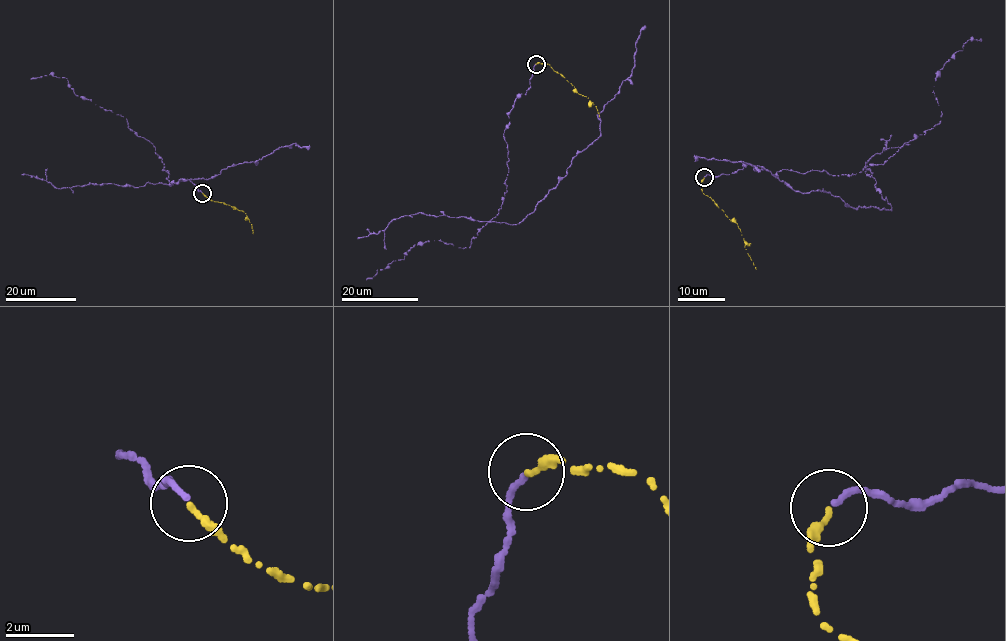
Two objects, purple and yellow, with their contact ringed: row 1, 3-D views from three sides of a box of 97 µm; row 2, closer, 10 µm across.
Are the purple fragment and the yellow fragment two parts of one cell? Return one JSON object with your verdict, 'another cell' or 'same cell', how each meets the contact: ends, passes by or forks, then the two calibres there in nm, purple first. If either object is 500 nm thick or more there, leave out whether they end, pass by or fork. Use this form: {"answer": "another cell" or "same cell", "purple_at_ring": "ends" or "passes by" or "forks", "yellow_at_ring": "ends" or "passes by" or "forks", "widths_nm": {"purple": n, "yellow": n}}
{"answer": "same cell", "purple_at_ring": "ends", "yellow_at_ring": "ends", "widths_nm": {"purple": 180, "yellow": 200}}

